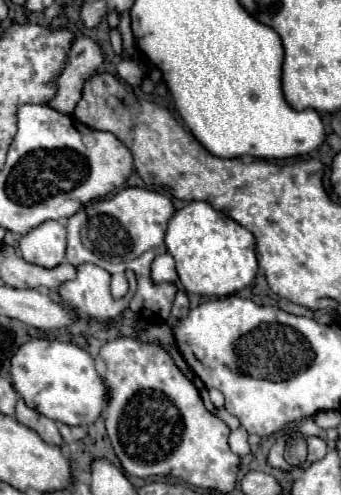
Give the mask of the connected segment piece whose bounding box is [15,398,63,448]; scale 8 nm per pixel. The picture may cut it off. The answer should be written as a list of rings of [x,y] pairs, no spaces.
[[[21,398],[17,400],[15,418],[17,418],[21,424],[25,424],[27,428],[35,430],[35,432],[37,432],[37,434],[47,442],[47,444],[51,444],[51,446],[59,446],[59,448],[63,446],[63,438],[61,438],[61,434],[59,434],[57,424],[55,424],[53,420],[41,416],[41,414],[37,414],[35,410],[27,408],[25,402],[23,402]]]

